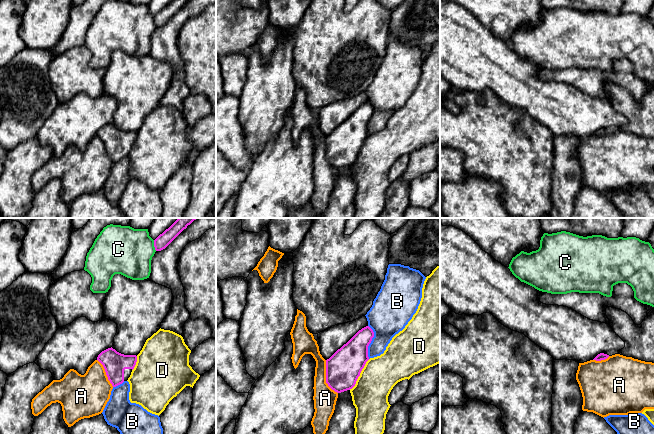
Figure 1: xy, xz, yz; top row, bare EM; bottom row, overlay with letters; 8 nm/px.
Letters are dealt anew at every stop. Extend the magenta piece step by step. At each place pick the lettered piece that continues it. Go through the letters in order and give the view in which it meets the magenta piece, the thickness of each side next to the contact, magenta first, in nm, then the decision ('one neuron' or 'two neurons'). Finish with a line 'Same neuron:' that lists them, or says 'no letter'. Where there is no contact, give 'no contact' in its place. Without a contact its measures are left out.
A: xz | 280/180 nm | two neurons
B: xz | 260/300 nm | two neurons
C: xy | 110/380 nm | two neurons
D: xz | 280/300 nm | two neurons
Same neuron: no letter

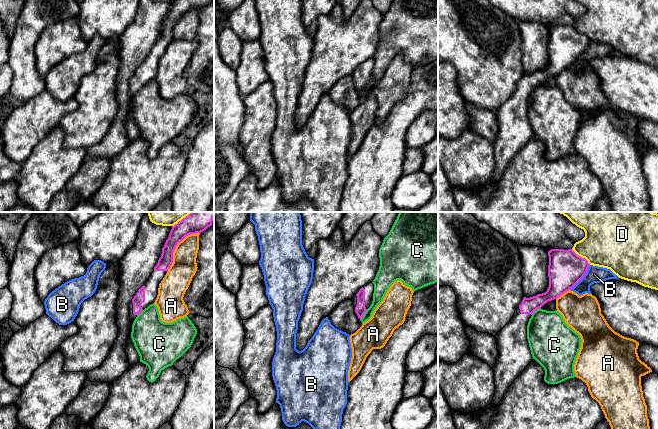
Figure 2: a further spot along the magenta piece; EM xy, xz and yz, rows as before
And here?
A: xy | 130/200 nm | two neurons
B: yz | 280/140 nm | two neurons
C: xz | 90/110 nm | two neurons
D: yz | 280/360 nm | two neurons
Same neuron: no letter

